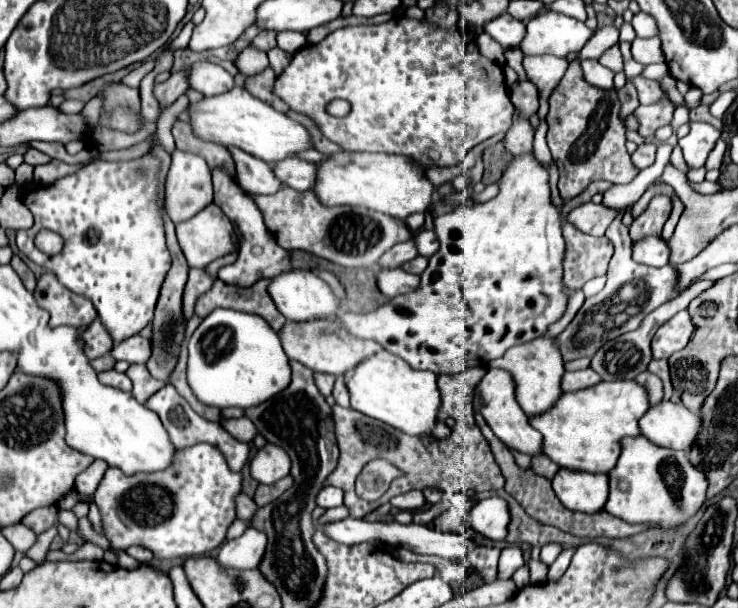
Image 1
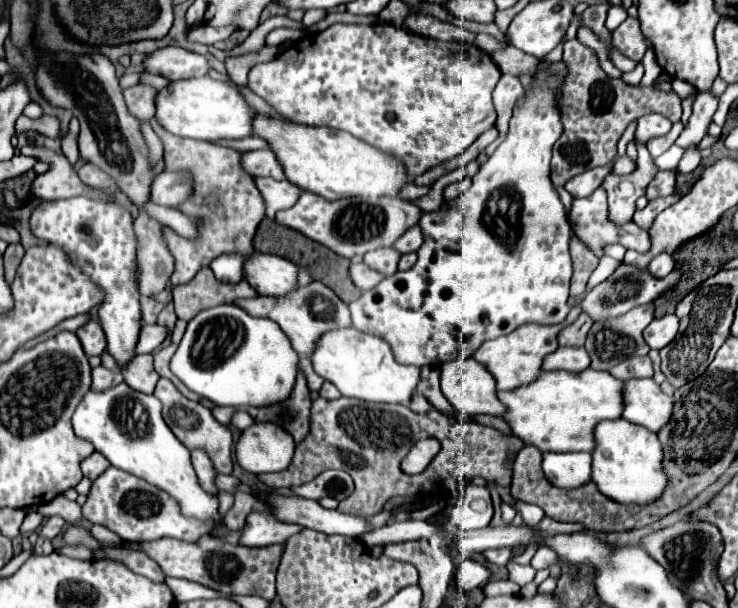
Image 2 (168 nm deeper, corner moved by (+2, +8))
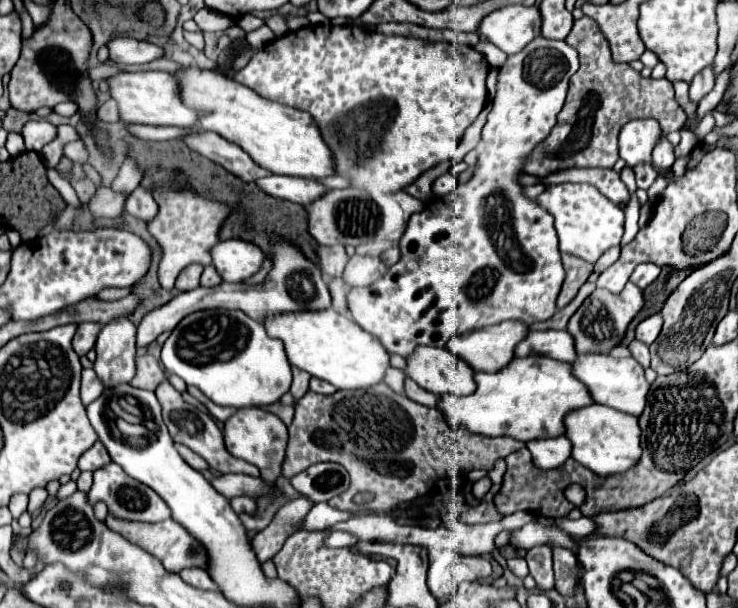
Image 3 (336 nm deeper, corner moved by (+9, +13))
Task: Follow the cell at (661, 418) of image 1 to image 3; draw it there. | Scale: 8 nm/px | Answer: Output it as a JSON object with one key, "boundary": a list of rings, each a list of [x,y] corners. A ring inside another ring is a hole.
{"boundary":[[[577,354],[577,360],[571,366],[573,374],[589,388],[597,404],[605,404],[609,408],[633,414],[637,418],[639,414],[643,414],[651,386],[645,380],[643,368],[635,358],[611,358],[609,354]]]}

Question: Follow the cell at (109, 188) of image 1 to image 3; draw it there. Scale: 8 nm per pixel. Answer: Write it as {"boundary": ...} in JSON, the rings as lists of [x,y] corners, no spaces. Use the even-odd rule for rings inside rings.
{"boundary":[[[125,316],[101,328],[93,370],[107,388],[129,382],[135,376],[135,332],[135,324]]]}

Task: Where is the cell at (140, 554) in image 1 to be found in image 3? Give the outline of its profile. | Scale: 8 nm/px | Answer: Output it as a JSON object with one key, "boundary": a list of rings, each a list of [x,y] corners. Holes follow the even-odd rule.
{"boundary":[[[15,494],[15,496],[11,498],[9,510],[11,510],[11,514],[13,514],[13,520],[17,520],[17,518],[27,510],[27,502],[29,502],[29,498],[27,498],[25,494]]]}

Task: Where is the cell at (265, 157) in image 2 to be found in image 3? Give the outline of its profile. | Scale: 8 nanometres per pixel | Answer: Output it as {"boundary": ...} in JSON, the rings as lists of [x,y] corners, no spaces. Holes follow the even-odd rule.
{"boundary":[[[193,128],[193,132],[183,138],[183,142],[189,148],[193,148],[195,152],[203,154],[211,162],[217,162],[227,172],[235,174],[237,178],[241,178],[245,182],[255,182],[255,180],[271,174],[265,168],[261,168],[257,162],[253,162],[253,158],[241,146],[225,140],[223,136],[219,136],[215,132],[203,132],[203,130]]]}

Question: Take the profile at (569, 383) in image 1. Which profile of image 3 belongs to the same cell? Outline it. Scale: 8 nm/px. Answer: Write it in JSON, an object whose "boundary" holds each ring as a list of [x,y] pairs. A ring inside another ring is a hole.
{"boundary":[[[543,330],[543,332],[529,332],[527,338],[515,348],[515,356],[525,358],[533,354],[549,356],[561,362],[573,362],[577,358],[575,352],[575,340],[571,334],[565,330]]]}

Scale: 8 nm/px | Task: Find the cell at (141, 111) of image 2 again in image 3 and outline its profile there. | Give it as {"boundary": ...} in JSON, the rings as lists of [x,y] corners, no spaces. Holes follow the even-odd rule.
{"boundary":[[[109,98],[101,108],[99,108],[99,120],[101,122],[119,122],[119,110],[117,110],[117,102],[113,98]]]}

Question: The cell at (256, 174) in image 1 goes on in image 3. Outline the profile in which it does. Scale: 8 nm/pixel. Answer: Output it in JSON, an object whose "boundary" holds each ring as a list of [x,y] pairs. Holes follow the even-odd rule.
{"boundary":[[[267,176],[255,182],[267,196],[289,200],[295,204],[307,204],[323,194],[325,186],[321,182],[303,182],[301,178],[287,178],[287,176]]]}

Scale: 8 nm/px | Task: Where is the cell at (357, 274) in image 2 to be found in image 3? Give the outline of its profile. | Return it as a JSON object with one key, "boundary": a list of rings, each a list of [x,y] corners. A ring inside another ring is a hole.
{"boundary":[[[319,246],[319,258],[325,276],[343,280],[343,270],[349,262],[349,256],[343,246]]]}

